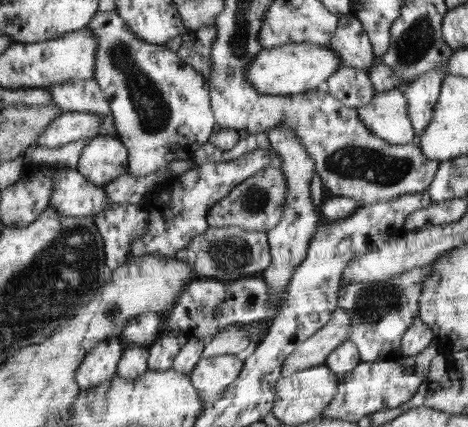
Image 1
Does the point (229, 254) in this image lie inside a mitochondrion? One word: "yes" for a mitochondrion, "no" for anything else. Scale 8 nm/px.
yes

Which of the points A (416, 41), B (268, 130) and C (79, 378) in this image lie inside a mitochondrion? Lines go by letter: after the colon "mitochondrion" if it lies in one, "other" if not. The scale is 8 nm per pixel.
A: mitochondrion
B: other
C: other

